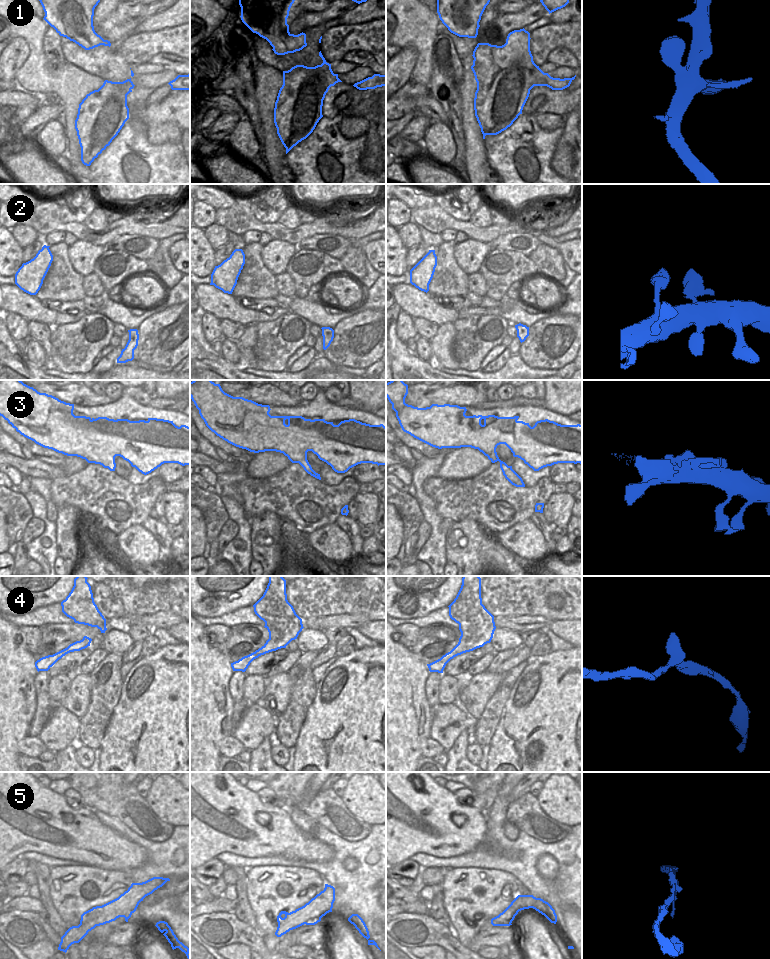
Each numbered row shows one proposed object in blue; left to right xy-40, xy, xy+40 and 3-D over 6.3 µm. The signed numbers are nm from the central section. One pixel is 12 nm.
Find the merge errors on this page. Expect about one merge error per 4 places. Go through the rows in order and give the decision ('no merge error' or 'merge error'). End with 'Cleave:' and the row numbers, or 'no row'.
1: no merge error
2: no merge error
3: no merge error
4: no merge error
5: no merge error
Cleave: no row

